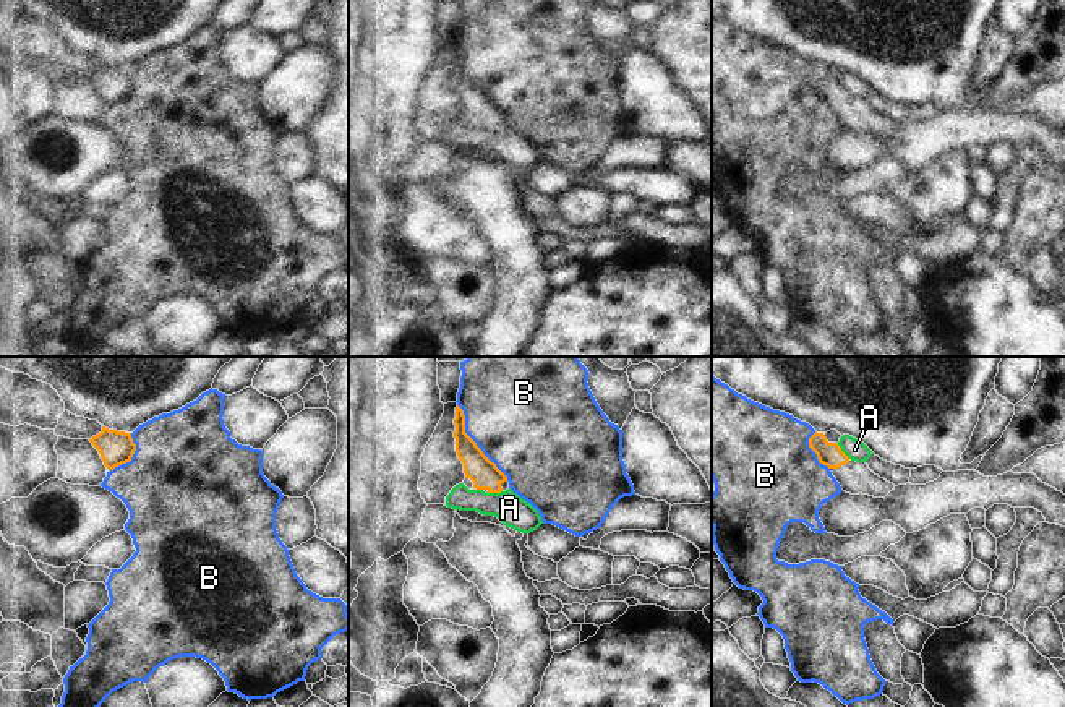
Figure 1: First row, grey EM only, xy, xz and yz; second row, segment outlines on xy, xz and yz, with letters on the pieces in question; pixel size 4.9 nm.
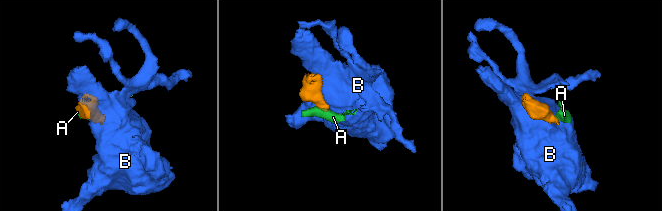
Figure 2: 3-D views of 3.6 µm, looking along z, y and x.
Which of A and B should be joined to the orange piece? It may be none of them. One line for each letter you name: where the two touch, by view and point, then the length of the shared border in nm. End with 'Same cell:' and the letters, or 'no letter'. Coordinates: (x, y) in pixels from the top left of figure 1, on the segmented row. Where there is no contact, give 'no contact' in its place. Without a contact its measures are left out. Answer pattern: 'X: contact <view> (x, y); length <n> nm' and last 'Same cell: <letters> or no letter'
Same cell: no letter

